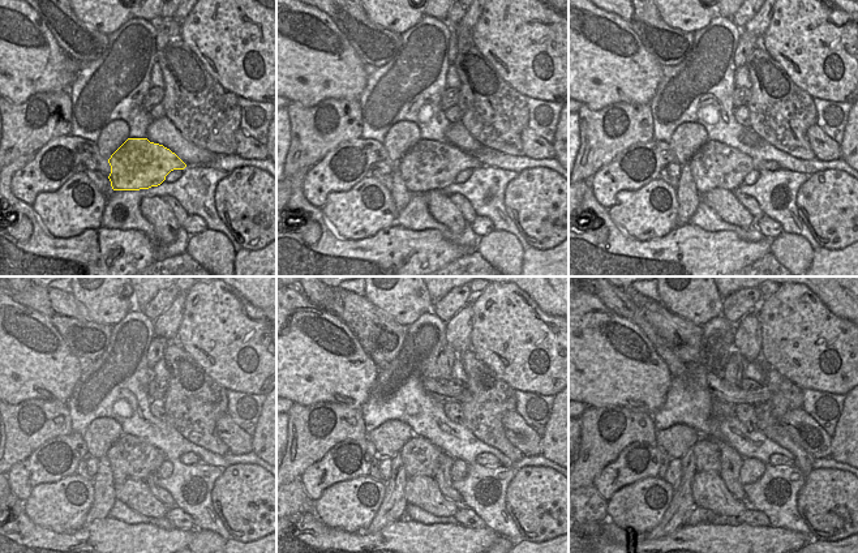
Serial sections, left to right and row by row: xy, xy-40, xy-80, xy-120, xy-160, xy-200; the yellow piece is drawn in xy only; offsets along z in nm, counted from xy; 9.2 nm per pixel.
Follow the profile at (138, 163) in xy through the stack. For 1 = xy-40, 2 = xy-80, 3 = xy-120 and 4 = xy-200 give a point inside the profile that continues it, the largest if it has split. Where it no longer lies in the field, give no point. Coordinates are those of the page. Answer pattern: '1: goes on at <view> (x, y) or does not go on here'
1: goes on at xy-40 (428, 164)
2: goes on at xy-80 (715, 166)
3: goes on at xy-120 (131, 458)
4: goes on at xy-200 (707, 457)

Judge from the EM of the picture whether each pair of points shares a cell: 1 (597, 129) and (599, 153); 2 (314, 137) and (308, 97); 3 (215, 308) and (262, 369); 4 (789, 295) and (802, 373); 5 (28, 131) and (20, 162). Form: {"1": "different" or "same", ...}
{"1": "same", "2": "different", "3": "same", "4": "same", "5": "different"}

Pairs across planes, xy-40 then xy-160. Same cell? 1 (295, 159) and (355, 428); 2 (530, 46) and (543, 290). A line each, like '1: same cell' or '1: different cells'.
1: same cell
2: different cells

